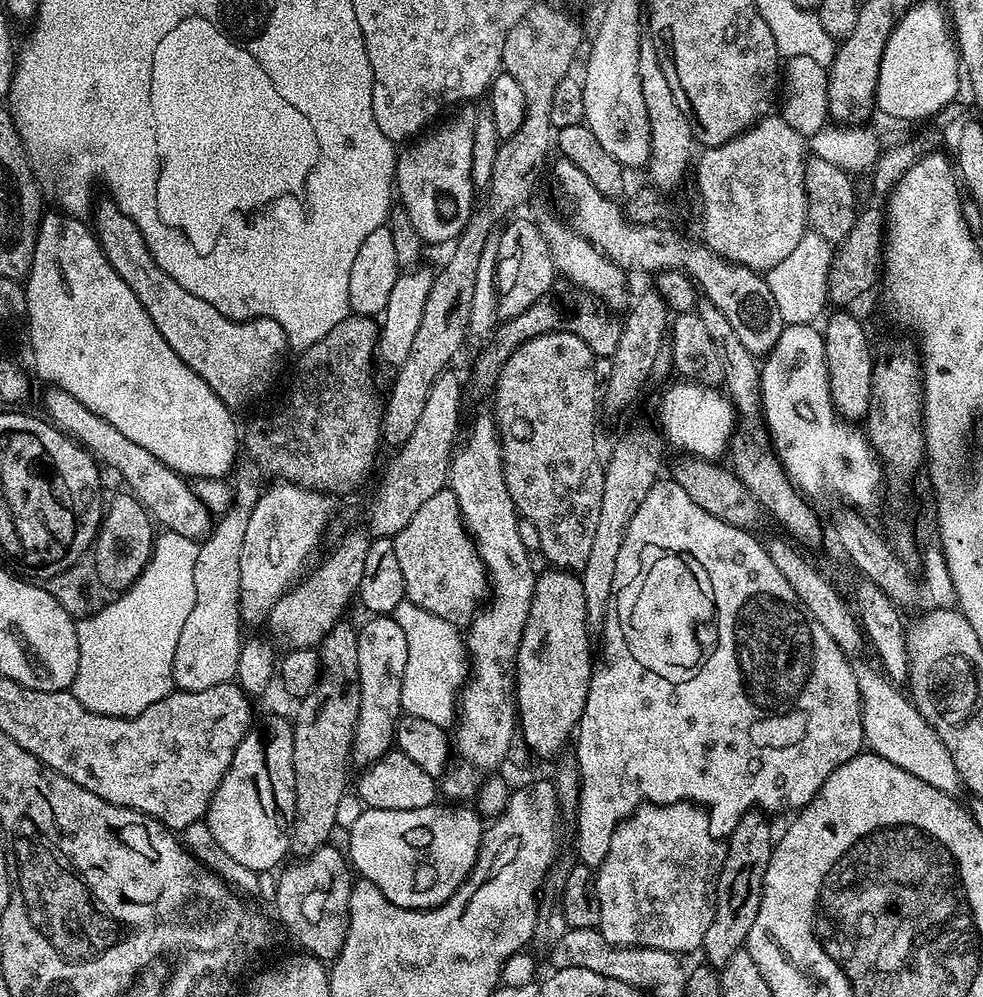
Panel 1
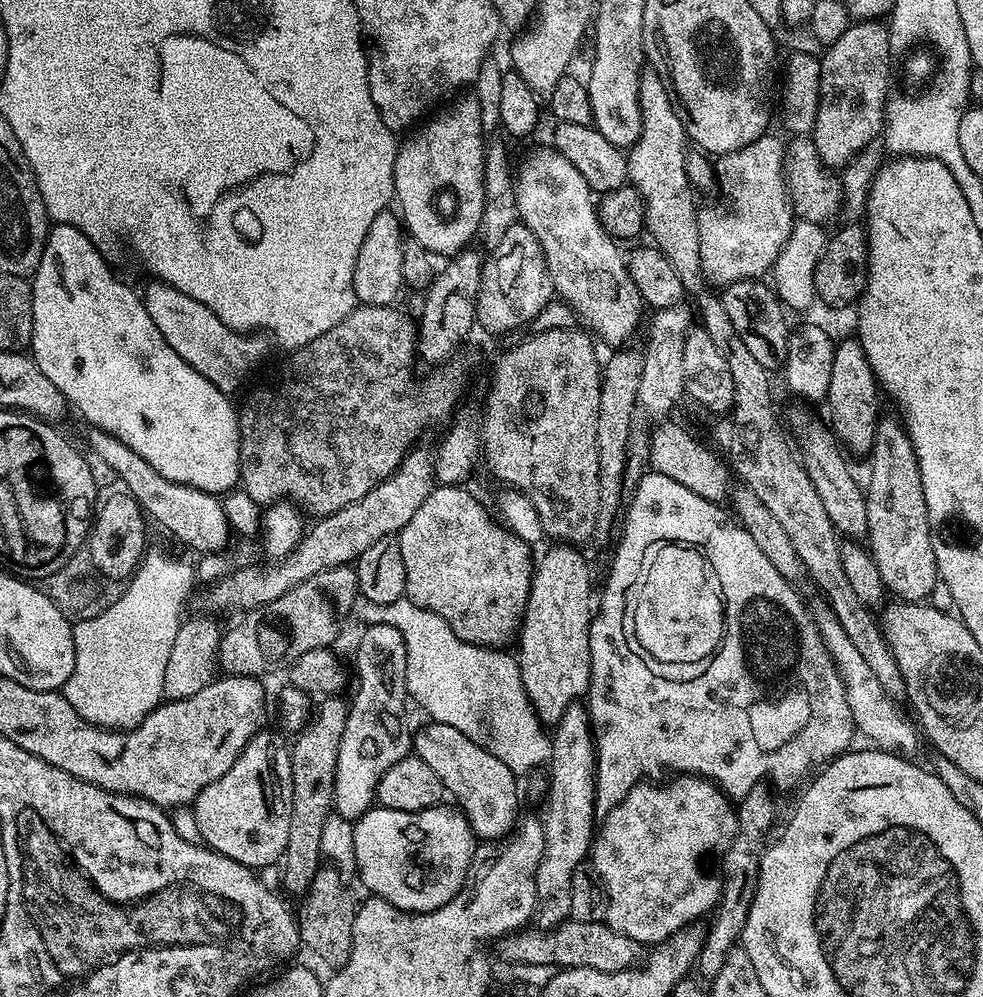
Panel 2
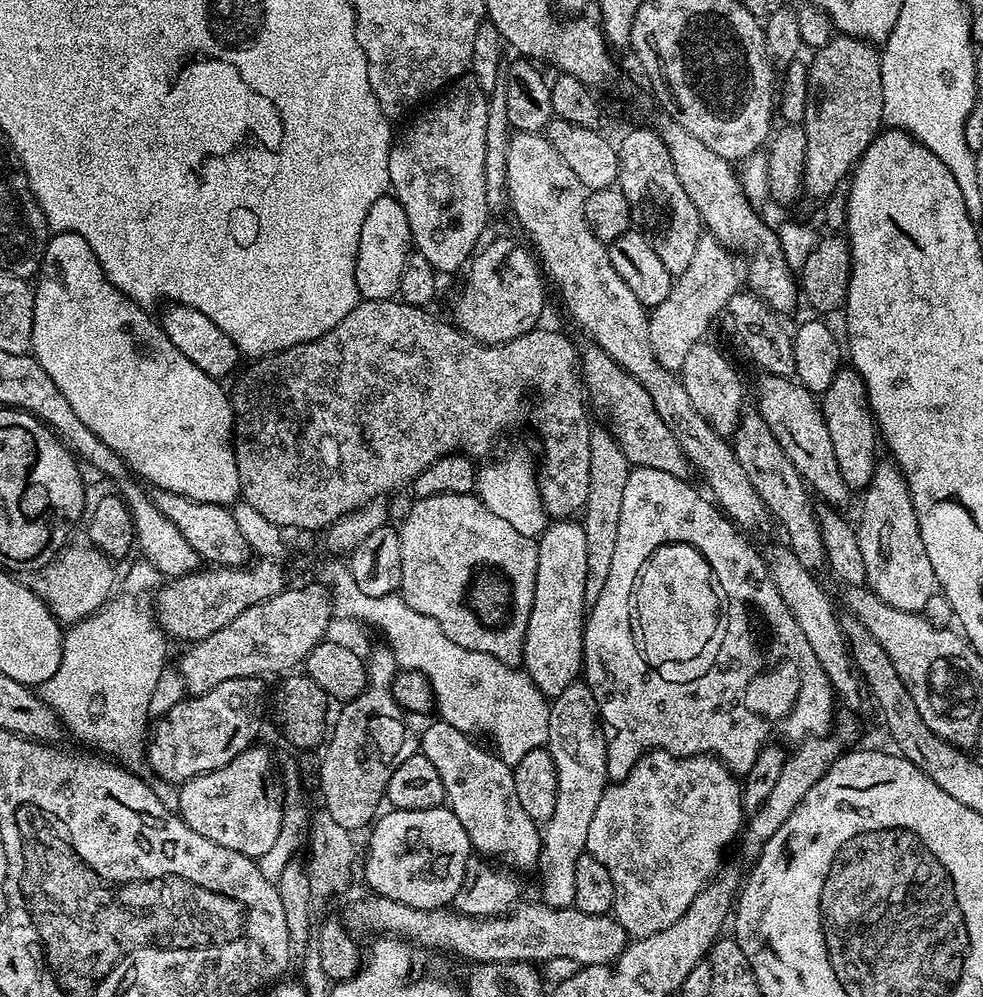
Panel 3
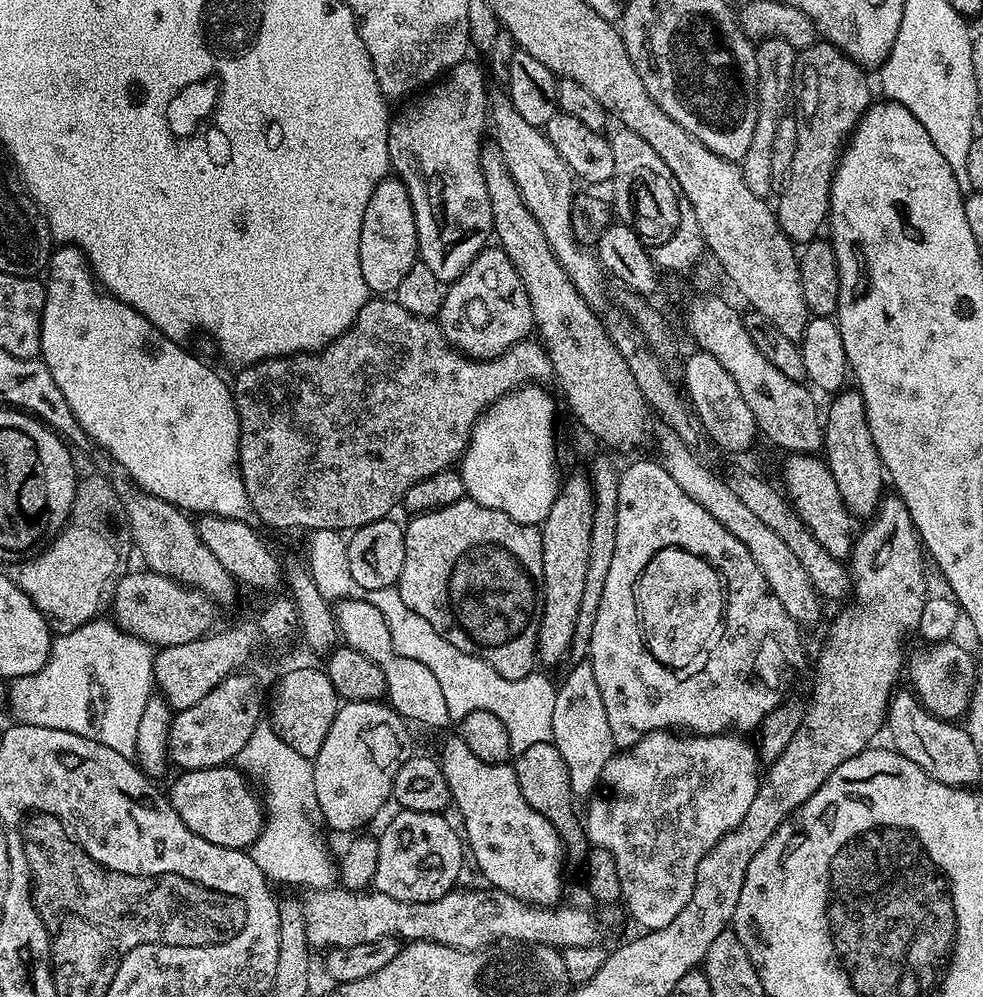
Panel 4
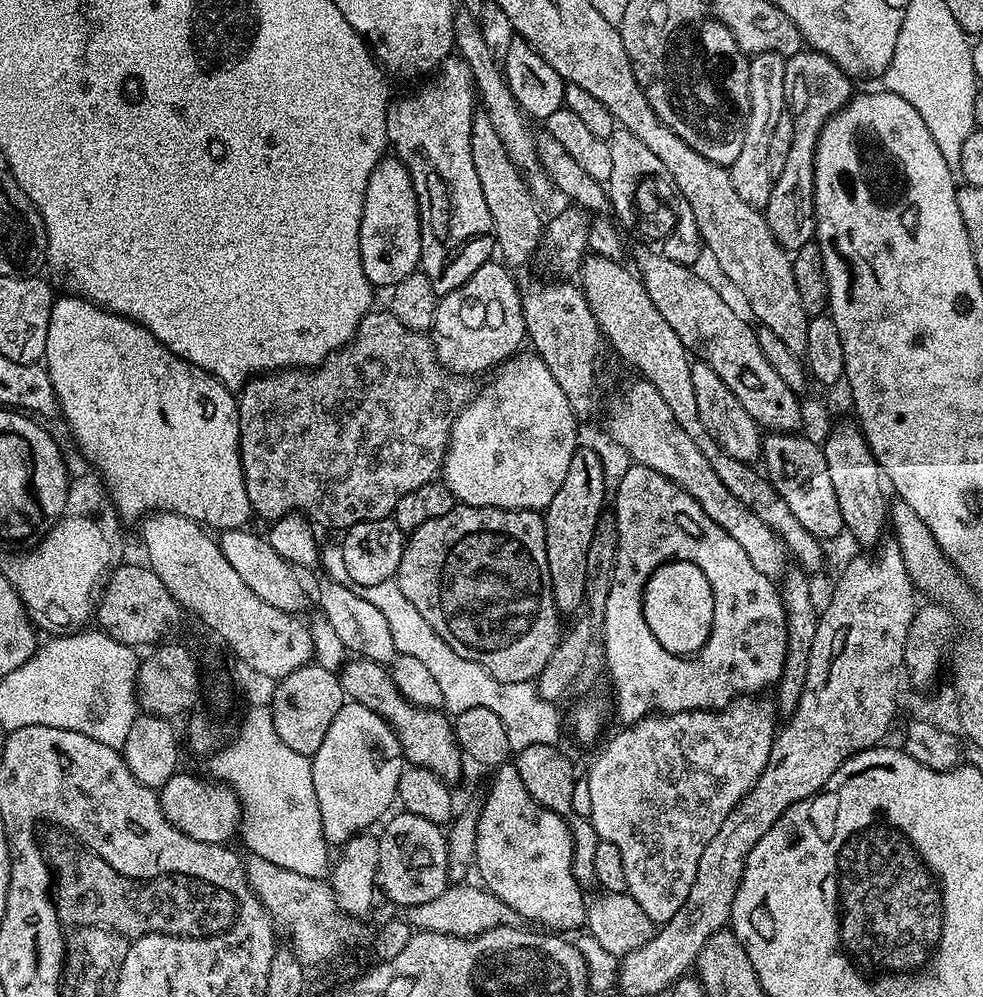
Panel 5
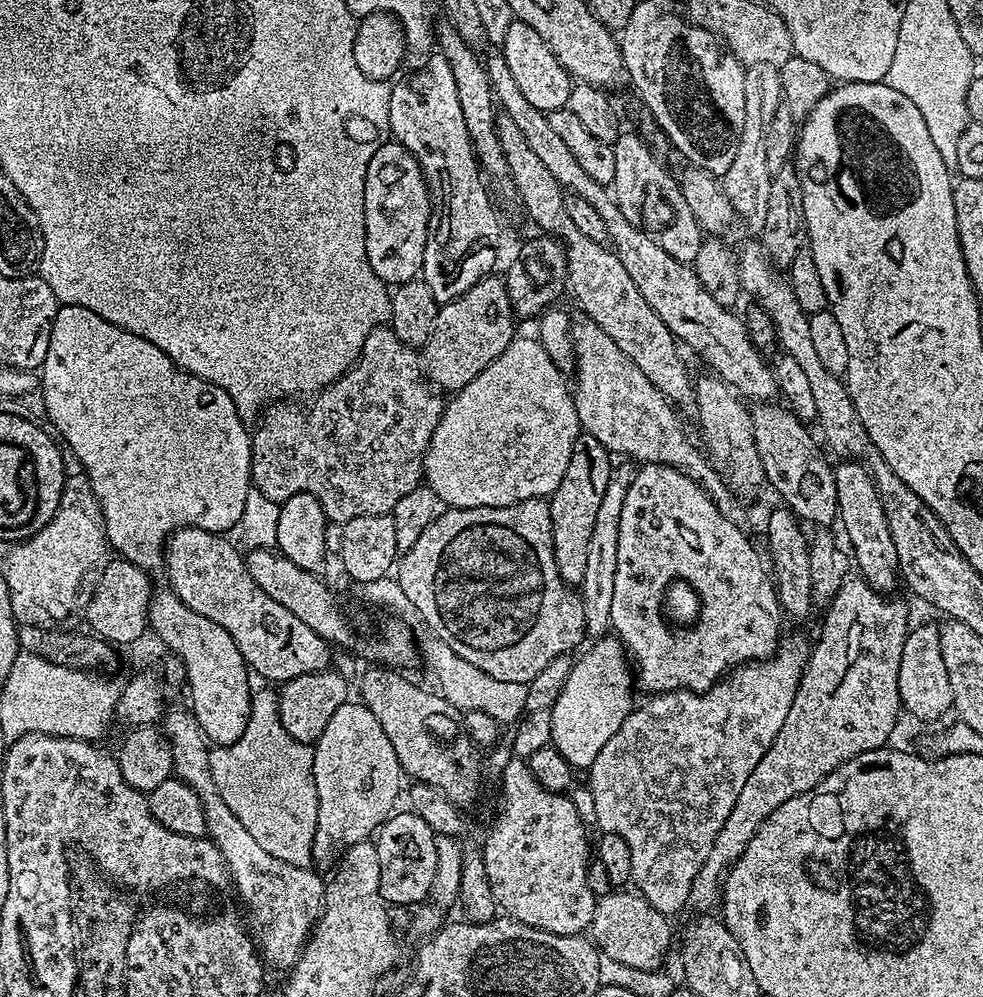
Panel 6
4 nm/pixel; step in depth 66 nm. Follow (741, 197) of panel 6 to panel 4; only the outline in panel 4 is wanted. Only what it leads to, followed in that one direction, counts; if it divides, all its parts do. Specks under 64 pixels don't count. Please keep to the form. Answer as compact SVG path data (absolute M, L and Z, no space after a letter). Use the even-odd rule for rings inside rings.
M783 38L775 40L761 40L756 44L756 57L758 58L758 82L756 83L756 101L758 102L758 122L754 126L754 138L750 138L750 150L746 150L743 160L739 161L740 173L744 175L746 186L754 190L754 194L762 197L769 195L774 177L770 166L770 154L774 146L774 134L778 130L778 122L781 116L785 115L788 104L788 91L793 91L794 77L796 74L797 49L790 46L790 42Z

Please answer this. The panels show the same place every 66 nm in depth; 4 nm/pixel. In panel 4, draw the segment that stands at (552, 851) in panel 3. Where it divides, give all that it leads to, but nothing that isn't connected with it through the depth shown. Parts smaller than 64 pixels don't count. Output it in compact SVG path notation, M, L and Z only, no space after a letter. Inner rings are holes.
M585 658L571 665L572 670L563 682L557 685L553 721L551 722L551 742L558 748L562 760L568 767L570 786L575 797L589 797L601 783L604 768L617 751L610 729L606 706L599 693L594 677L594 666Z

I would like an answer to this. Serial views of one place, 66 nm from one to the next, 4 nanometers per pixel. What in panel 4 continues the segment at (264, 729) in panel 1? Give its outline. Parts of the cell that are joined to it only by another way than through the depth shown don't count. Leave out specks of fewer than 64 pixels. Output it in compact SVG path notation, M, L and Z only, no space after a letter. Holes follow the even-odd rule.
M236 766L199 768L193 772L184 770L179 775L180 777L172 784L170 799L178 818L182 818L184 825L194 834L206 838L206 842L214 842L214 846L226 846L241 850L251 849L258 834L264 828L264 805L257 789L250 783L249 777Z

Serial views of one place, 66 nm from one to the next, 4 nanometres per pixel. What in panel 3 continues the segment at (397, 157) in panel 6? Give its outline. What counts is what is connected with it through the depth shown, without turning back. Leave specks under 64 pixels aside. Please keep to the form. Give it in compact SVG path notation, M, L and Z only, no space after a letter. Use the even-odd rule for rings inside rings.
M385 194L378 198L378 202L370 206L370 214L366 214L366 222L362 222L362 234L358 238L354 278L358 282L361 300L391 300L399 293L412 247L412 231L406 210L402 210L395 195Z

